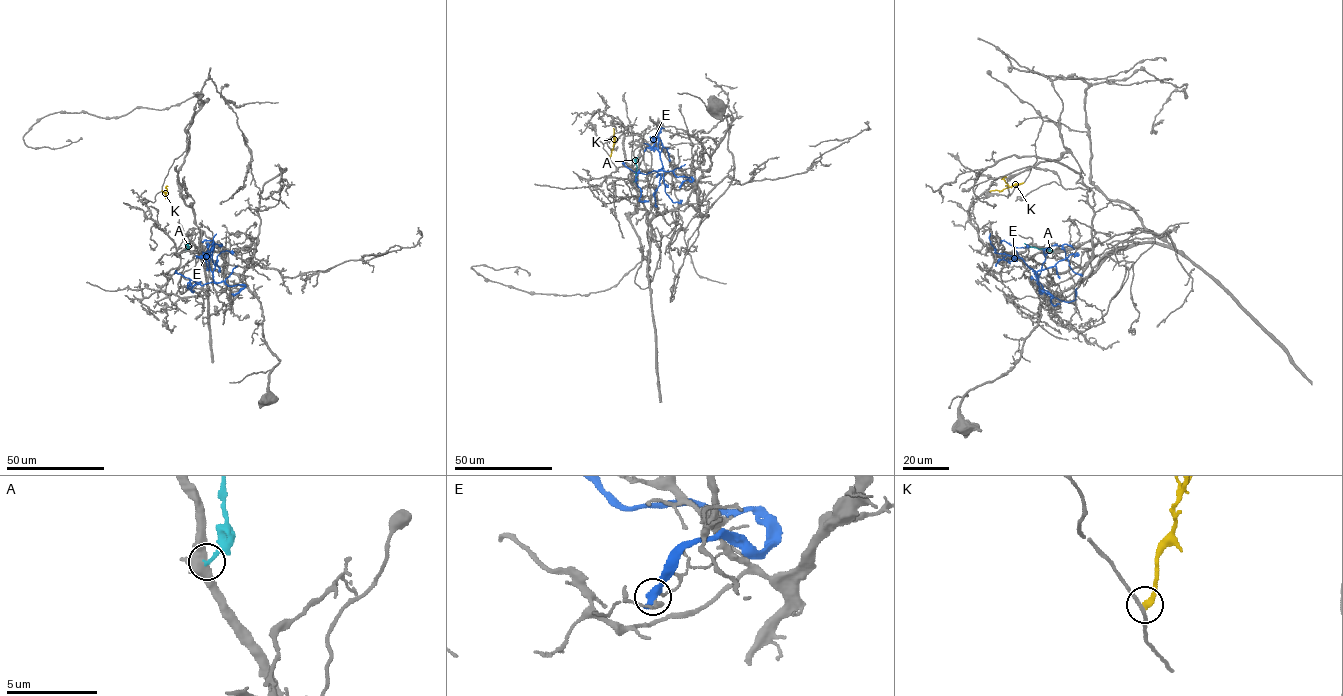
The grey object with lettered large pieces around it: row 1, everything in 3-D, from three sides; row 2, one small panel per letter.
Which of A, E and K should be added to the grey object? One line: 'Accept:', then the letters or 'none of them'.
Accept: none of them

